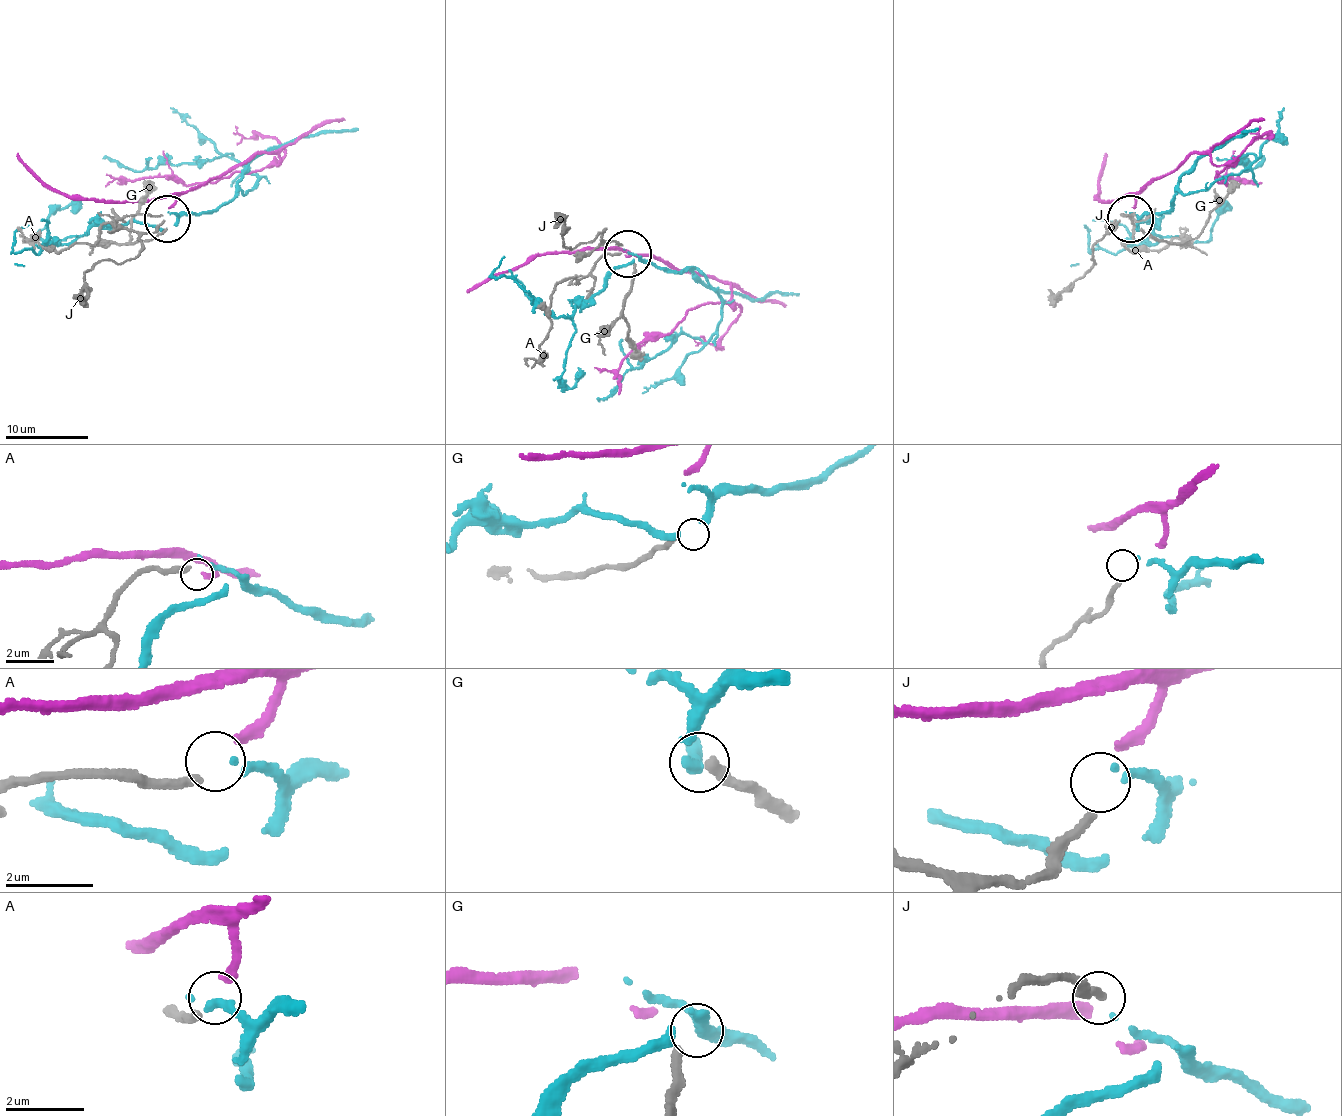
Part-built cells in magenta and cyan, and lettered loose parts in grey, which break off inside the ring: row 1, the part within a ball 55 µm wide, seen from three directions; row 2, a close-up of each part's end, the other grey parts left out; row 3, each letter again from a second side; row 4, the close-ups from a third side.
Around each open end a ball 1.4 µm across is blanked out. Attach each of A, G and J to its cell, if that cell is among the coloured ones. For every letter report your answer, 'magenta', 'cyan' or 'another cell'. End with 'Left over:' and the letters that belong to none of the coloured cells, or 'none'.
A: magenta
G: another cell
J: cyan
Left over: G

